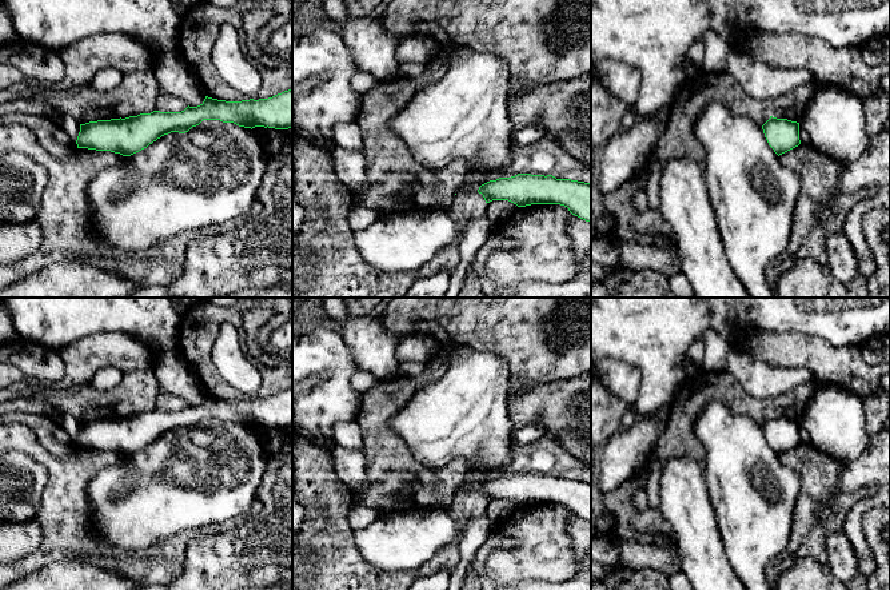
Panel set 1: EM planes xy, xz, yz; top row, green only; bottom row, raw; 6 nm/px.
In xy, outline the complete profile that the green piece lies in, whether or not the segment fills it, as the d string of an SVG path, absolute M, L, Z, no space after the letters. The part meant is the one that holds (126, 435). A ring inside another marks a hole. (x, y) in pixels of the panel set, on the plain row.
M292 388L268 398L226 400L205 395L197 406L181 411L140 412L125 418L80 423L77 447L111 450L131 455L164 434L185 432L203 419L220 419L244 427L288 428L292 426Z

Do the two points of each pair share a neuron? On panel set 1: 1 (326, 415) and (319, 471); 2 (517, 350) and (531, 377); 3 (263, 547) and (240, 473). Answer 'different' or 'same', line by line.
1: different
2: same
3: different

